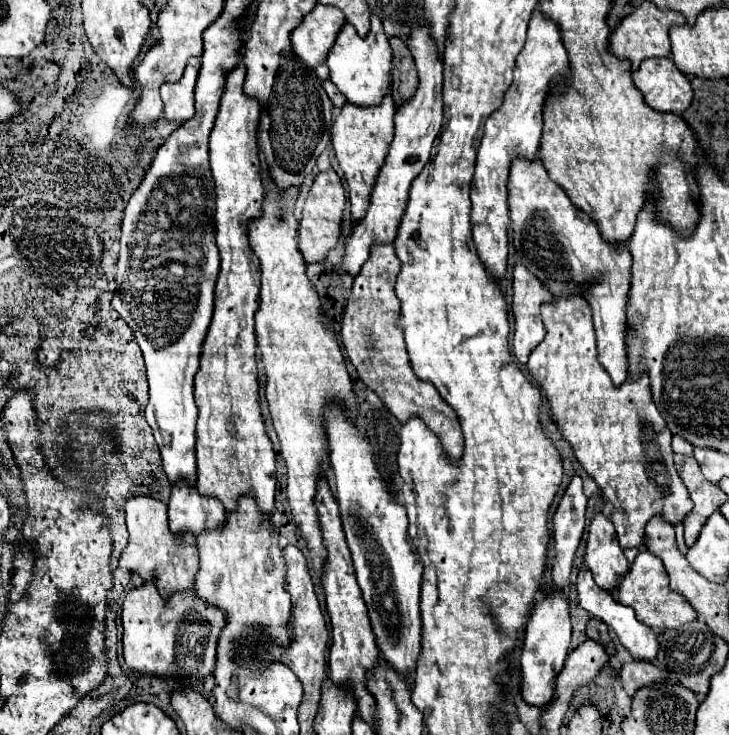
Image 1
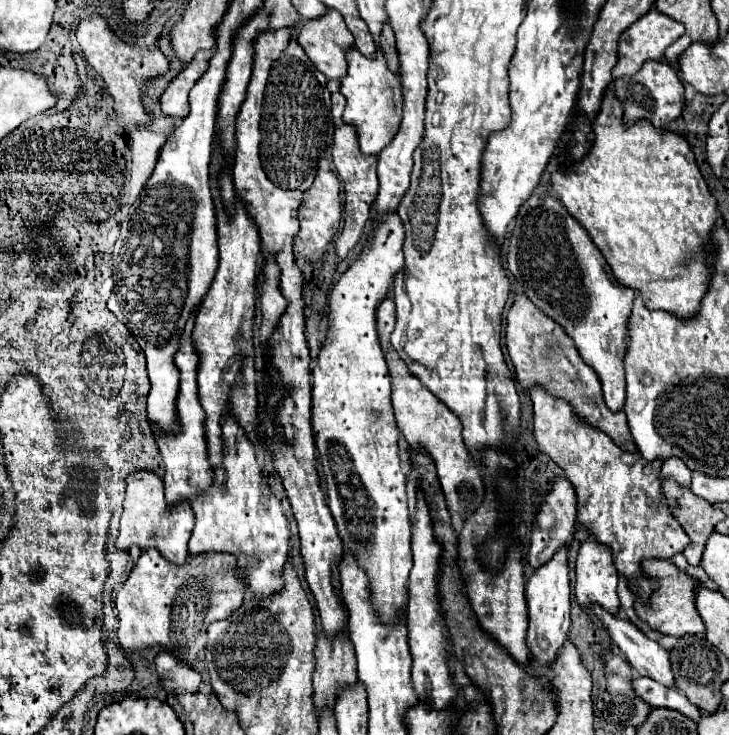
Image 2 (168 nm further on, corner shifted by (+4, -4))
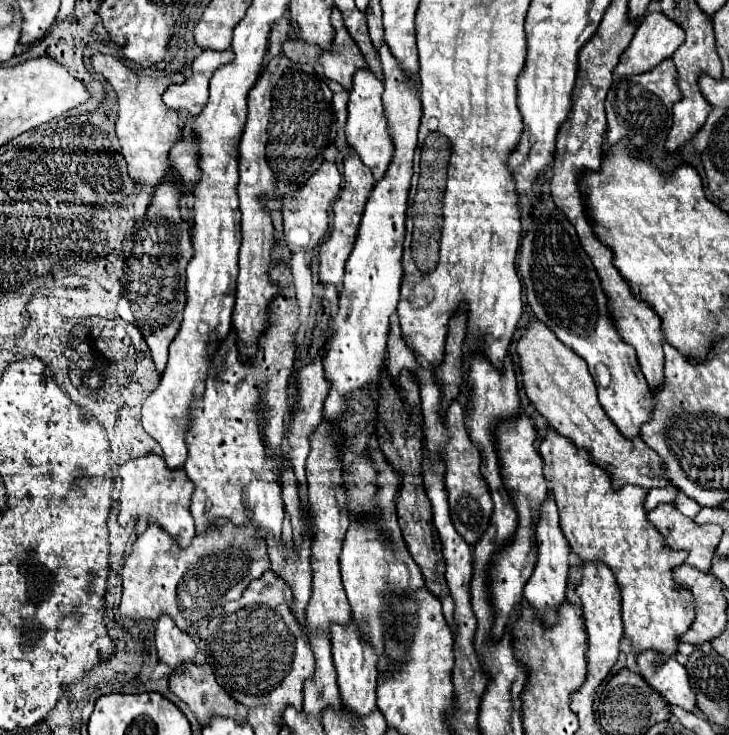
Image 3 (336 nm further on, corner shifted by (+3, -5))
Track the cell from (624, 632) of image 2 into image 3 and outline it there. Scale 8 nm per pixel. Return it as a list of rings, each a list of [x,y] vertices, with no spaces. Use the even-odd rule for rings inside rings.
[[[644,651],[638,655],[638,667],[644,681],[656,689],[668,703],[678,705],[686,711],[696,707],[694,691],[688,685],[688,675],[684,665],[680,665],[674,657],[668,661],[658,651]]]

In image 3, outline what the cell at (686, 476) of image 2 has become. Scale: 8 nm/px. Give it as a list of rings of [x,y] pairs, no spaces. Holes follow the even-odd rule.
[[[672,485],[650,489],[650,491],[648,491],[648,497],[646,497],[646,503],[644,503],[646,511],[652,511],[652,509],[654,509],[658,503],[662,503],[662,501],[674,501],[674,499],[676,499],[676,493],[678,493],[678,491],[676,491]]]

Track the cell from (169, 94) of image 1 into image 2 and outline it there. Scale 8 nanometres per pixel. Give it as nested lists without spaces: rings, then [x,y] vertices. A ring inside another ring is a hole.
[[[213,50],[197,52],[195,58],[189,62],[187,68],[183,68],[167,86],[167,90],[161,96],[161,110],[165,116],[171,118],[185,118],[189,114],[189,90],[193,84],[207,72],[209,60],[213,58]]]

